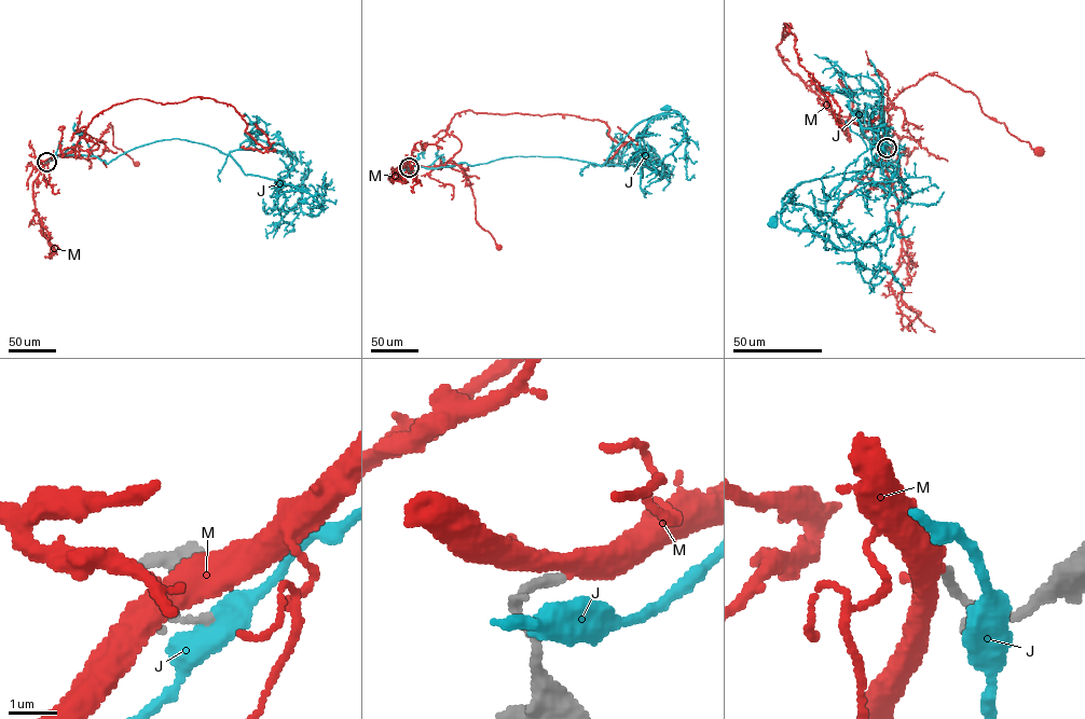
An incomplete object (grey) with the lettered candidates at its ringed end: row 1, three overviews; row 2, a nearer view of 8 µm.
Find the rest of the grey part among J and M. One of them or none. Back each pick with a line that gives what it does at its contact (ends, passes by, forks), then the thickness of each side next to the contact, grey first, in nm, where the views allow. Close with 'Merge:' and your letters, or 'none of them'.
M: It passes by. Thickness 220 nm (grey) against 500 nm
Merge: M

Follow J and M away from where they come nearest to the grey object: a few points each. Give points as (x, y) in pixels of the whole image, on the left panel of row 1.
J: (46, 163), (74, 154), (108, 164), (137, 147), (179, 138), (229, 154), (246, 175), (315, 194), (305, 201)
M: (46, 162), (56, 155), (88, 149), (109, 124), (112, 144), (136, 163)

